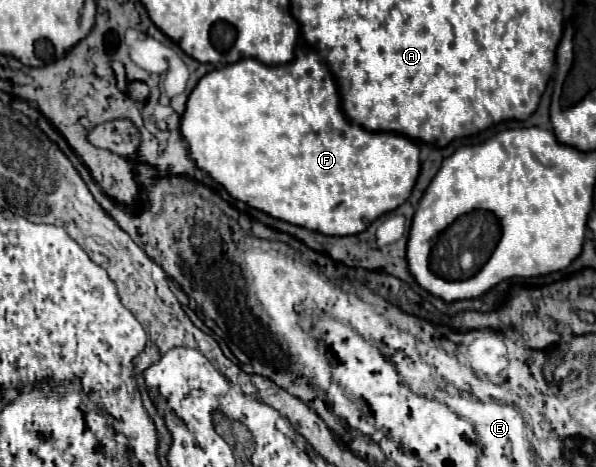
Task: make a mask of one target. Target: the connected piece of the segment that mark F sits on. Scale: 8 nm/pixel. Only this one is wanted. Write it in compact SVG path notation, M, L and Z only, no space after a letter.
M299 50L291 62L281 64L281 66L265 66L265 64L259 64L259 60L241 58L235 64L227 64L223 68L217 68L217 70L205 74L187 98L185 112L179 122L179 130L187 142L189 158L195 162L195 166L199 170L203 170L205 174L209 174L217 184L221 184L229 192L231 198L241 200L247 206L261 210L271 218L277 218L277 220L283 220L283 222L289 222L295 226L303 226L307 230L315 230L315 232L321 232L327 236L349 236L349 234L363 232L375 218L395 210L399 204L403 204L409 198L409 194L415 186L417 174L419 174L419 146L413 140L407 140L405 136L389 134L389 132L367 132L365 128L349 122L343 116L335 80L331 76L331 72L327 72L327 66L311 50Z

